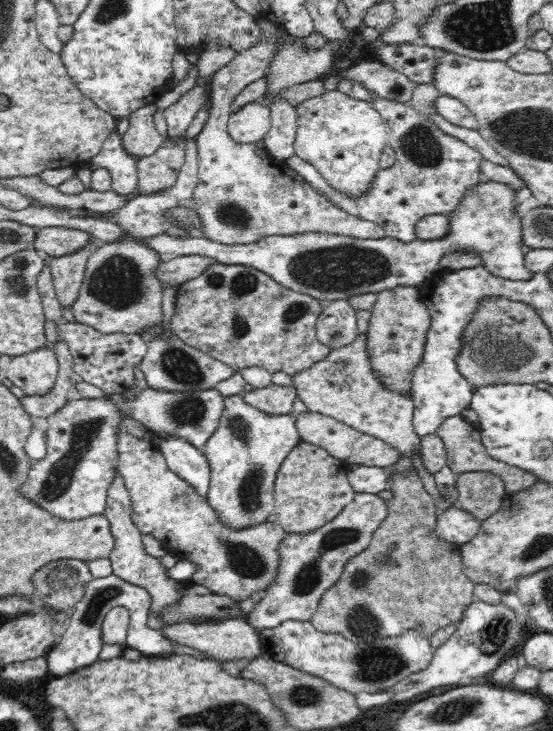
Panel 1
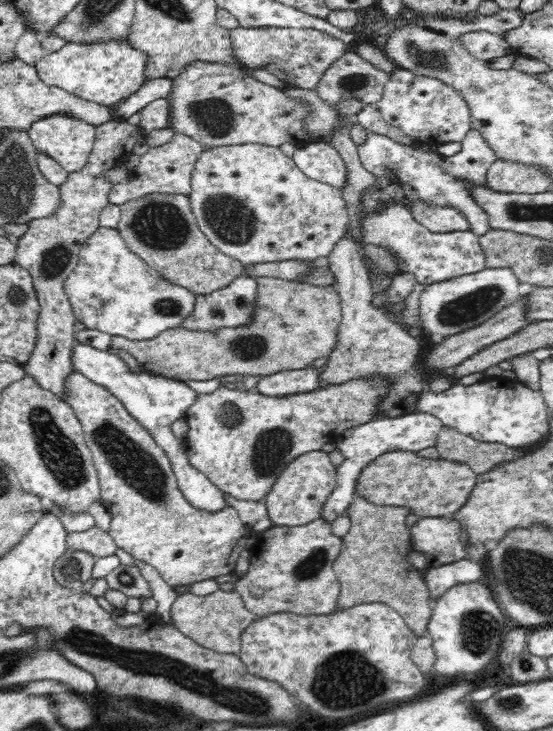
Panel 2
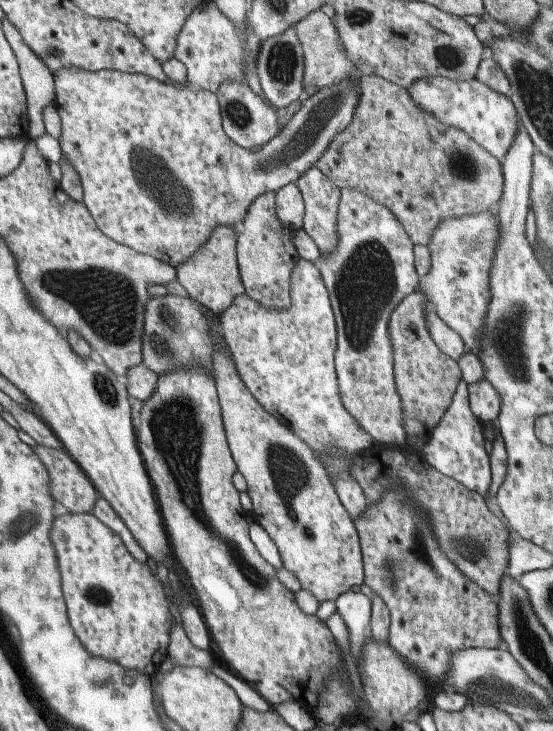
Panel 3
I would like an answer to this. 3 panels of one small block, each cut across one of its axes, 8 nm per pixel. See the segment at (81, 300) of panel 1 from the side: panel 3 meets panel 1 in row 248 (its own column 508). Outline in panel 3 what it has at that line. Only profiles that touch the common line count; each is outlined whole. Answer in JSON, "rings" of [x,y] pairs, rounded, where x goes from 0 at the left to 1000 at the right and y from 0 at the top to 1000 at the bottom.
{"rings":[[[796,104],[749,109],[736,120],[741,135],[772,157],[779,157],[799,172],[819,174],[839,181],[859,197],[910,219],[922,197],[933,189],[940,161],[919,131],[895,126],[859,105],[843,111],[821,111]]]}

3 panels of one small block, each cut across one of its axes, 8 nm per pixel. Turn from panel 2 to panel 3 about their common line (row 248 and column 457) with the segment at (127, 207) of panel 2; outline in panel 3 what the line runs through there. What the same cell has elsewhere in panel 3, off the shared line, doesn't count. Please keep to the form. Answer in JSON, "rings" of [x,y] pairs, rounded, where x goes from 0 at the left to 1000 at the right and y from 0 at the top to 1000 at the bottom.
{"rings":[[[656,103],[651,107],[651,133],[638,152],[633,168],[624,172],[617,181],[611,181],[595,193],[580,213],[568,222],[568,226],[611,257],[635,259],[656,264],[671,274],[693,280],[718,300],[718,304],[731,312],[732,320],[740,324],[747,337],[776,334],[779,321],[790,308],[805,300],[819,297],[852,295],[873,289],[881,289],[899,282],[908,264],[908,226],[893,213],[888,213],[879,205],[873,205],[864,197],[859,197],[839,181],[819,174],[805,174],[790,167],[779,157],[772,157],[741,135],[740,127],[723,118],[696,109],[682,103]]]}

